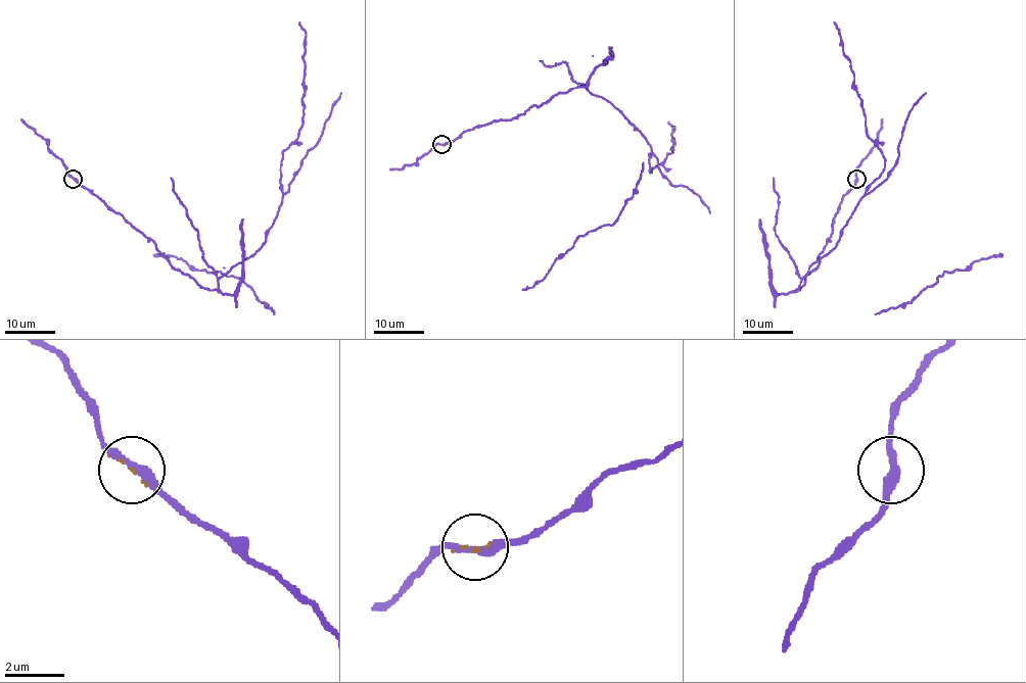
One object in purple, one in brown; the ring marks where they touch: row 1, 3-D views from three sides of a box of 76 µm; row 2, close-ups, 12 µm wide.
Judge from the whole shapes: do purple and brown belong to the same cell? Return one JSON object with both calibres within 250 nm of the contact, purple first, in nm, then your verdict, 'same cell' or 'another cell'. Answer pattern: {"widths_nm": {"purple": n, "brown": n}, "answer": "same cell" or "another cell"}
{"widths_nm": {"purple": 300, "brown": 80}, "answer": "same cell"}

